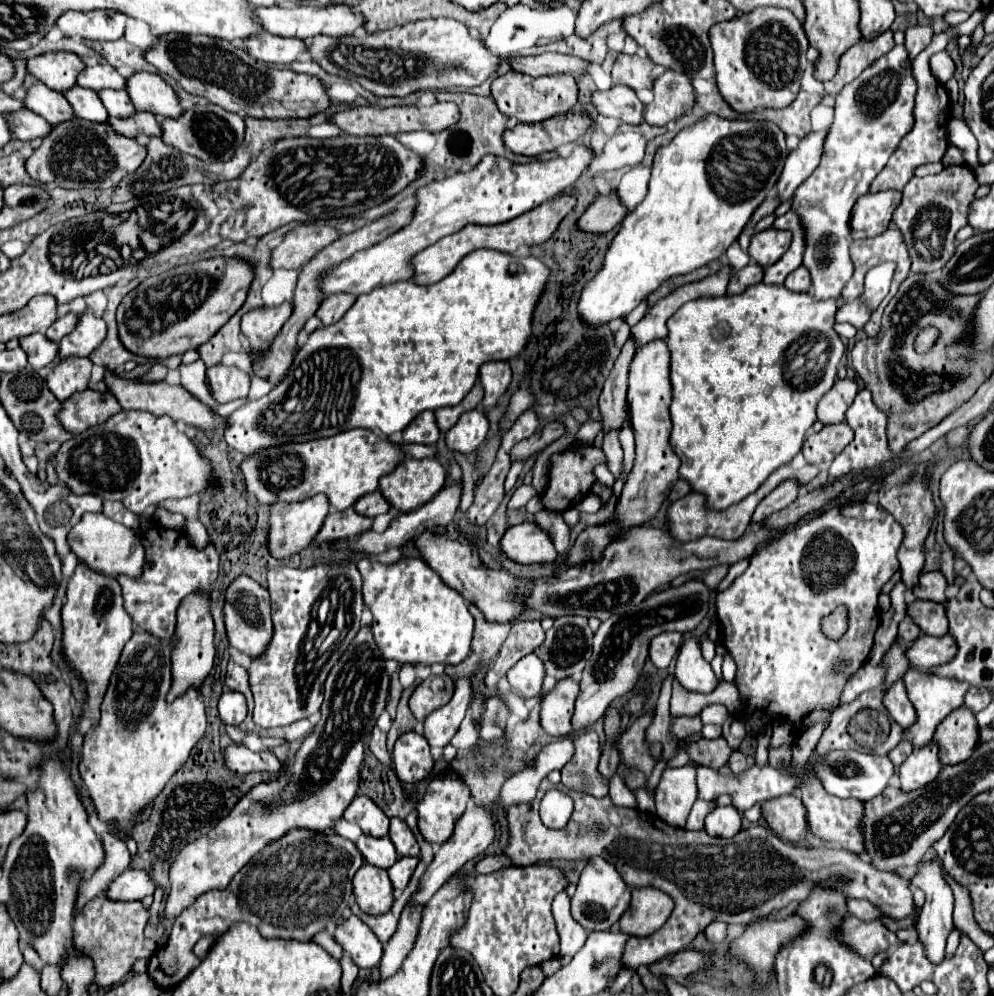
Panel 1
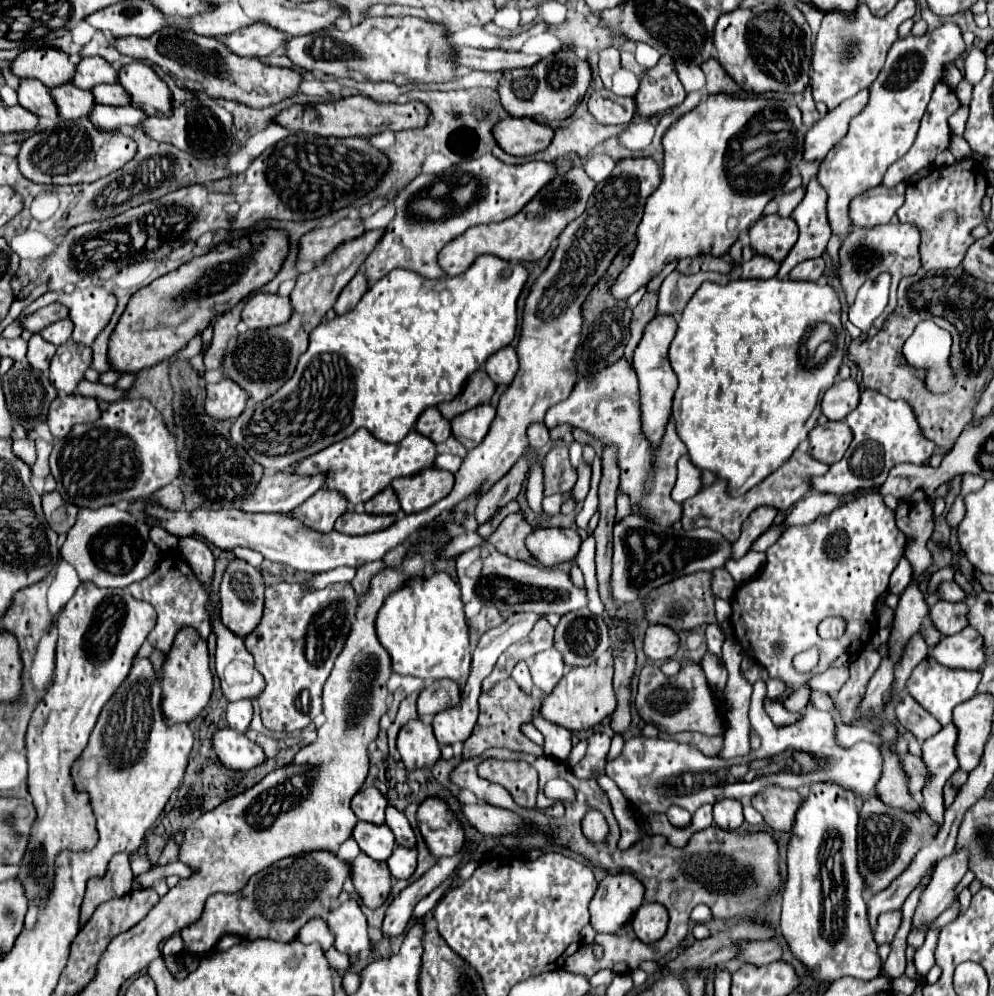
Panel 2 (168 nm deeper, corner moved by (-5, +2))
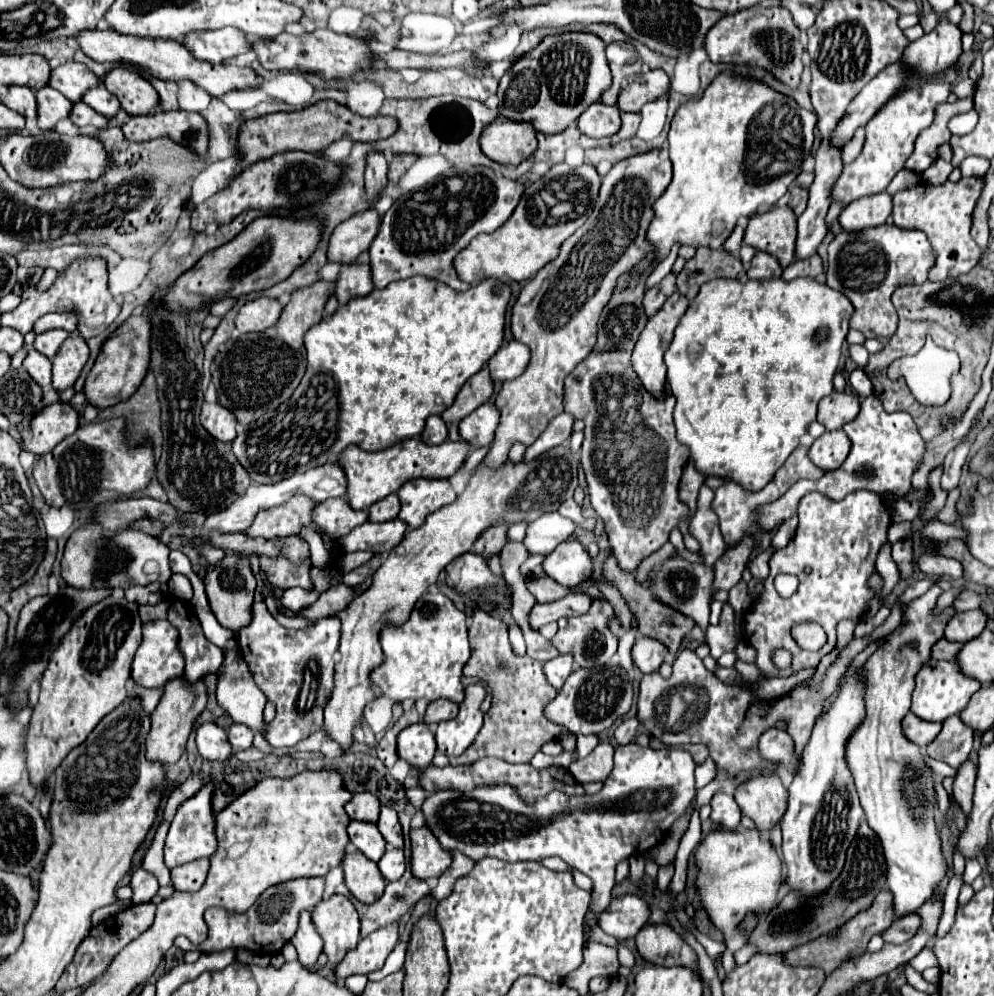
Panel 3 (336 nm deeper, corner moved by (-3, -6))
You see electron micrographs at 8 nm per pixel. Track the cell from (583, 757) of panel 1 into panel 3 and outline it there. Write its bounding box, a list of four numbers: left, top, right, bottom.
[570,744,614,784]

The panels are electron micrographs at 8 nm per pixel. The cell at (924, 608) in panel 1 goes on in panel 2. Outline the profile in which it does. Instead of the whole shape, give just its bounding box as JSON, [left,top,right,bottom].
[930,602,968,636]

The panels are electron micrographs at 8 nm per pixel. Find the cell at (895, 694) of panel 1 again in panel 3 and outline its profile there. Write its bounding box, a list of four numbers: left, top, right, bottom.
[902,712,942,748]

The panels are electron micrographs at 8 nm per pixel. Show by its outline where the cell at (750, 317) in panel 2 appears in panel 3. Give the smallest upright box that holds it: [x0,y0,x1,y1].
[664,278,852,492]

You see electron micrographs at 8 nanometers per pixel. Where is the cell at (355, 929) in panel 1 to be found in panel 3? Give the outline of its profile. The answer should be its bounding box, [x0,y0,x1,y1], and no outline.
[312,896,360,964]

